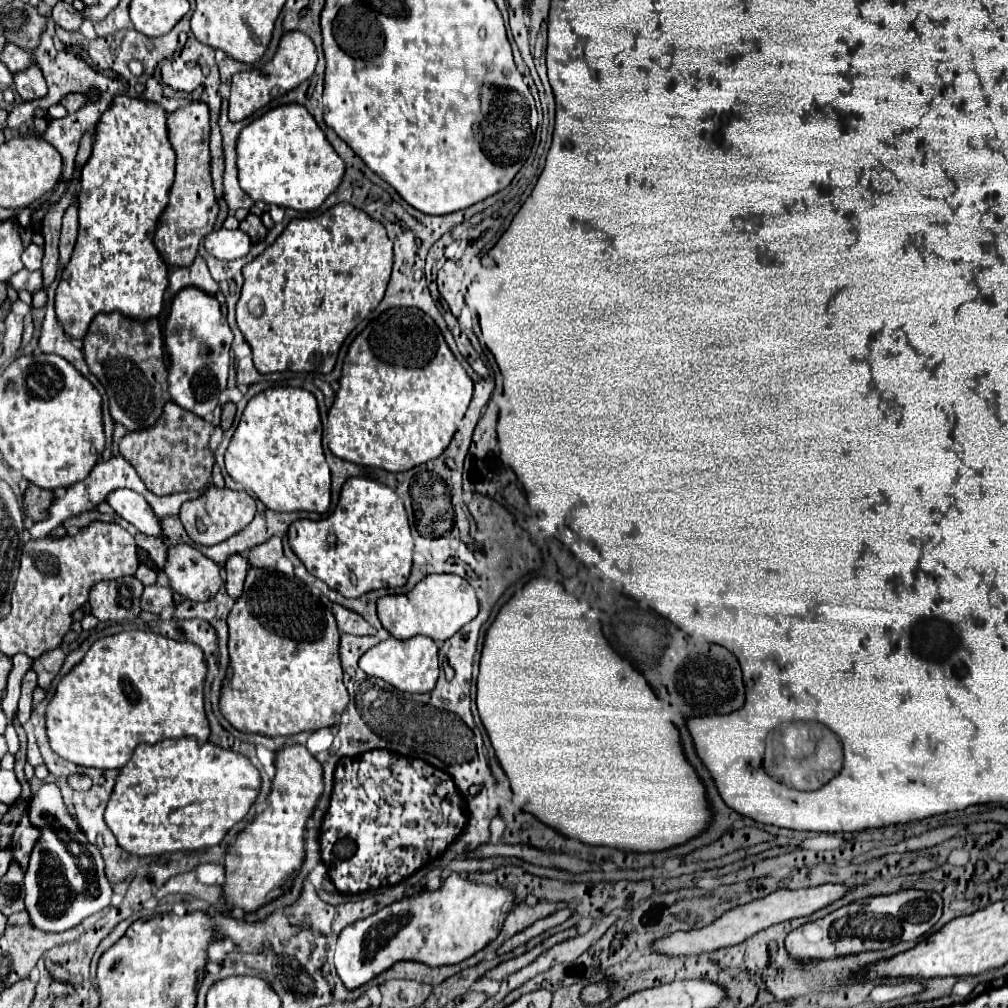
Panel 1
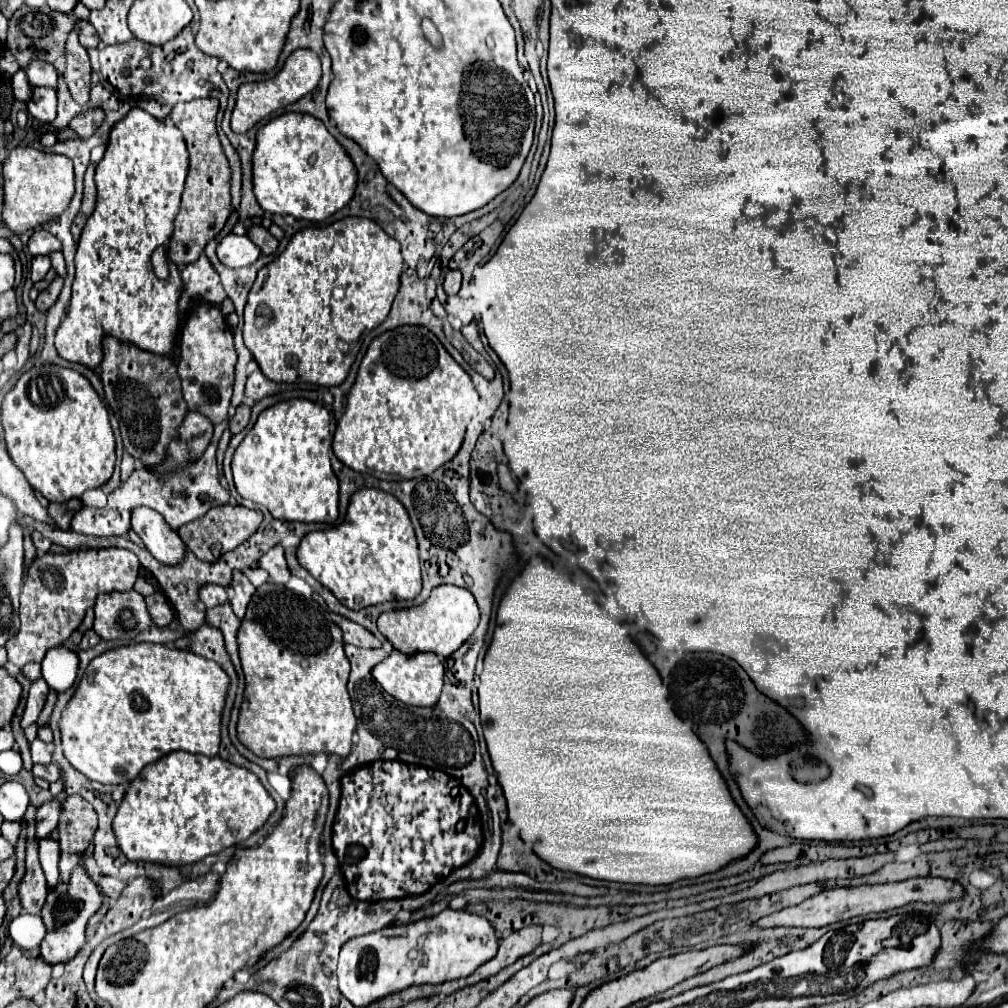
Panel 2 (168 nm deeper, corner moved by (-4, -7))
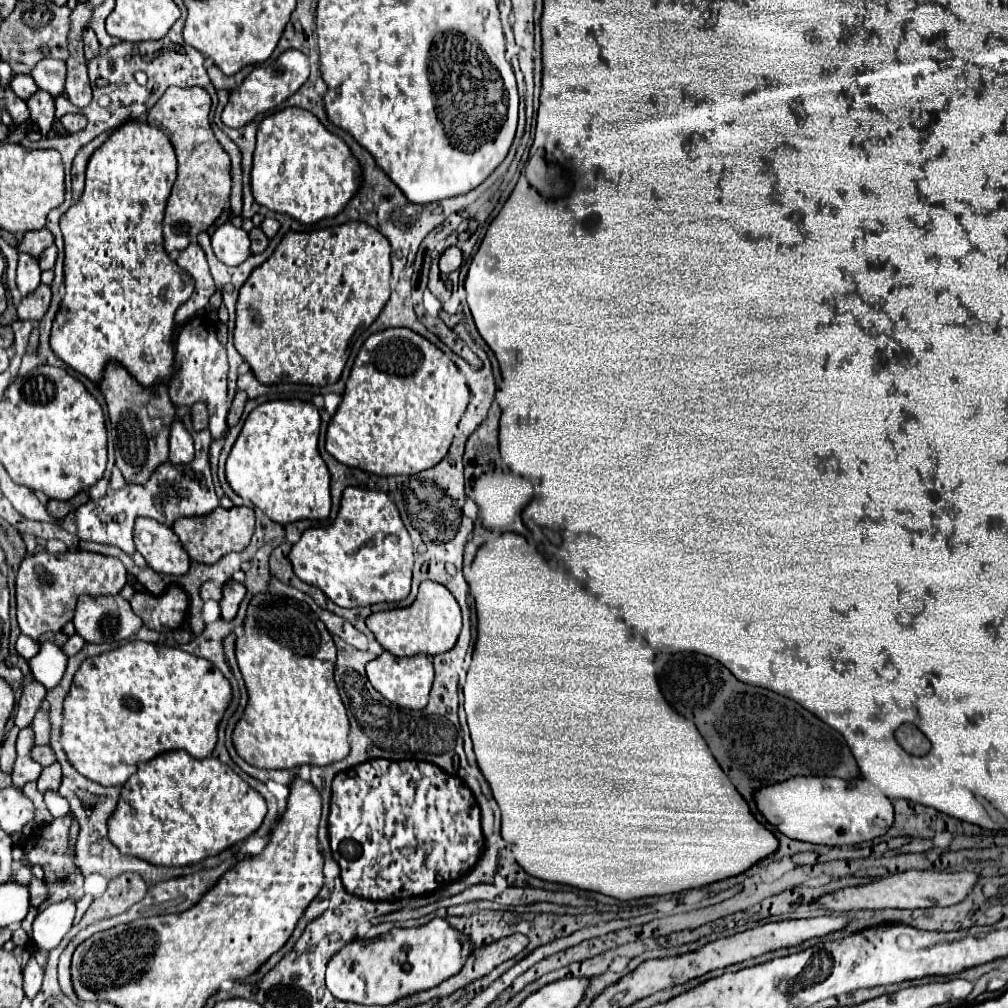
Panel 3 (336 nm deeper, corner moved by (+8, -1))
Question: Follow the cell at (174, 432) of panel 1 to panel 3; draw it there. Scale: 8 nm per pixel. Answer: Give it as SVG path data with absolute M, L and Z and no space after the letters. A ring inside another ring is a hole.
M196 402L192 406L192 422L194 422L194 430L202 430L208 426L208 410L204 404Z

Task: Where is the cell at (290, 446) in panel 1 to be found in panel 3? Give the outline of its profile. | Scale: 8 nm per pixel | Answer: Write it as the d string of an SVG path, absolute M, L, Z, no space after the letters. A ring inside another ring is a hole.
M272 400L254 408L226 460L232 490L280 524L330 516L330 474L318 452L320 414L312 402Z

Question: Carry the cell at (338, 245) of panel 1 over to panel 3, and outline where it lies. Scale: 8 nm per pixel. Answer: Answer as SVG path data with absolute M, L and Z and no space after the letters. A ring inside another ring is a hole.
M348 222L336 228L326 228L326 230L314 230L314 232L288 232L284 236L284 240L278 244L276 252L262 264L258 266L250 278L244 282L244 286L240 288L240 296L238 296L238 304L236 304L236 328L234 328L234 346L236 350L242 354L242 358L250 364L254 376L258 378L258 382L262 384L310 384L310 386L326 386L326 384L334 384L338 382L346 360L350 356L348 344L352 334L358 328L368 328L378 314L382 312L382 308L386 306L388 298L390 298L390 242L388 238L384 238L384 234L380 234L378 230L374 230L368 224L362 222Z

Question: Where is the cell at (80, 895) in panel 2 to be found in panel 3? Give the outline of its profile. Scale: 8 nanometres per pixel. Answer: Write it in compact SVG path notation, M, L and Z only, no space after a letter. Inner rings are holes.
M32 954L30 962L24 968L24 994L28 1000L32 1000L38 994L40 984L42 984L42 966L38 966L38 962Z

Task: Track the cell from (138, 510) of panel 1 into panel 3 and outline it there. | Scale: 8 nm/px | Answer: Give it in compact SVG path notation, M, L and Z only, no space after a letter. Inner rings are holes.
M138 518L134 524L134 542L152 570L168 576L184 576L190 570L188 552L184 552L172 528L164 524L152 518Z

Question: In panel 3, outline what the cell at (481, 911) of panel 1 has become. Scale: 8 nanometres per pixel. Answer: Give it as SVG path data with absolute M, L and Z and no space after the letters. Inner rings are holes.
M434 918L426 926L392 928L380 940L354 940L332 956L326 970L326 988L342 1002L388 1006L400 998L430 990L458 974L470 956L472 944L446 920Z

